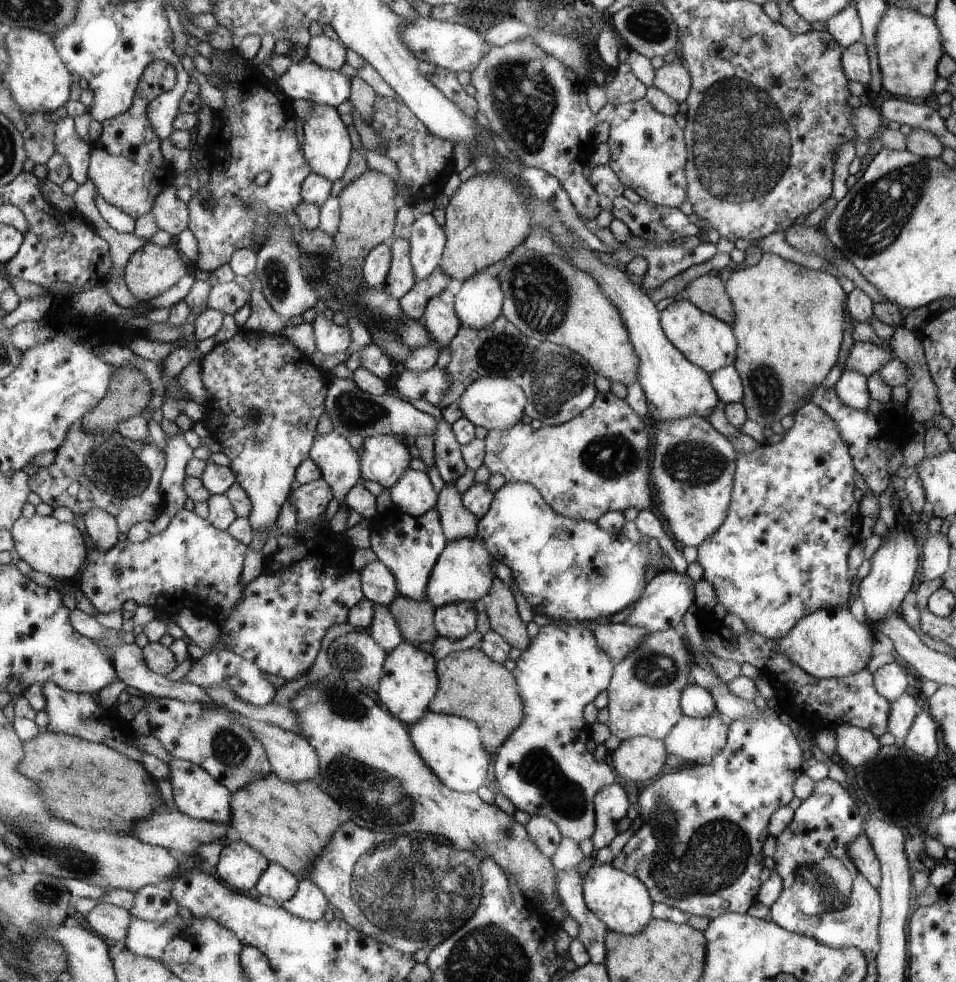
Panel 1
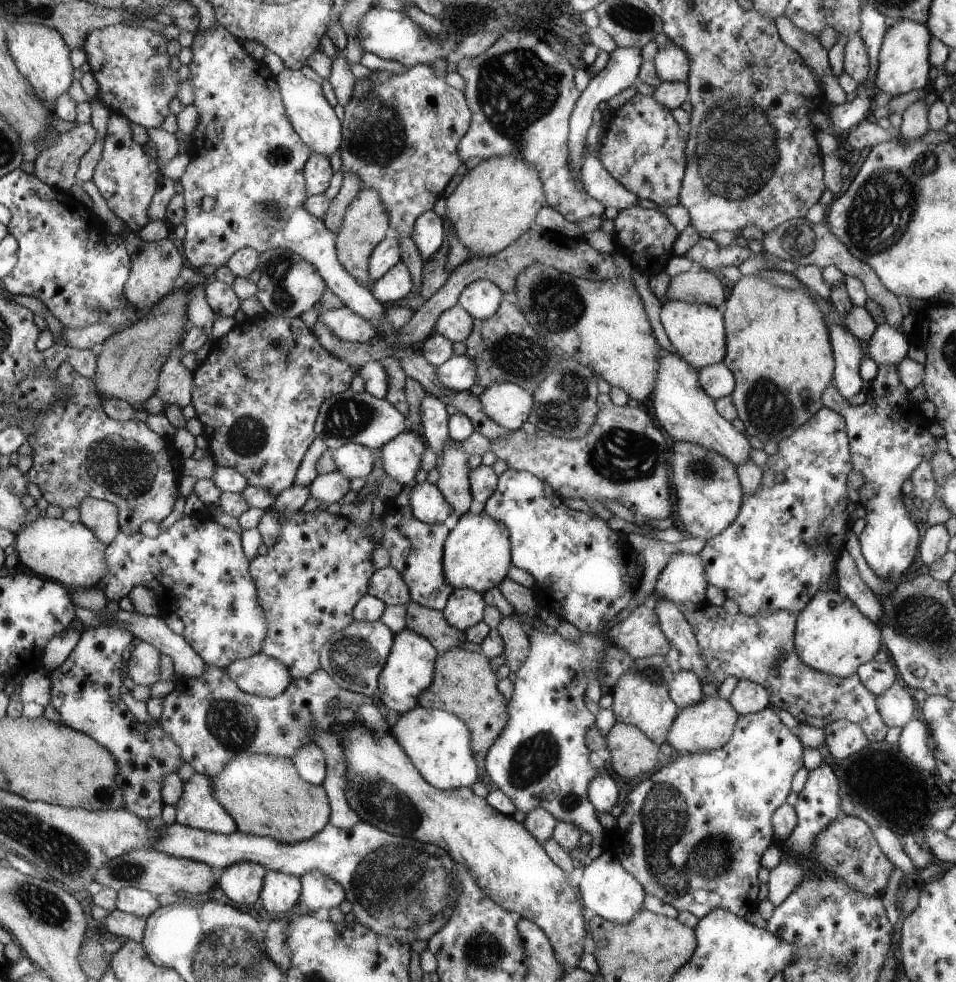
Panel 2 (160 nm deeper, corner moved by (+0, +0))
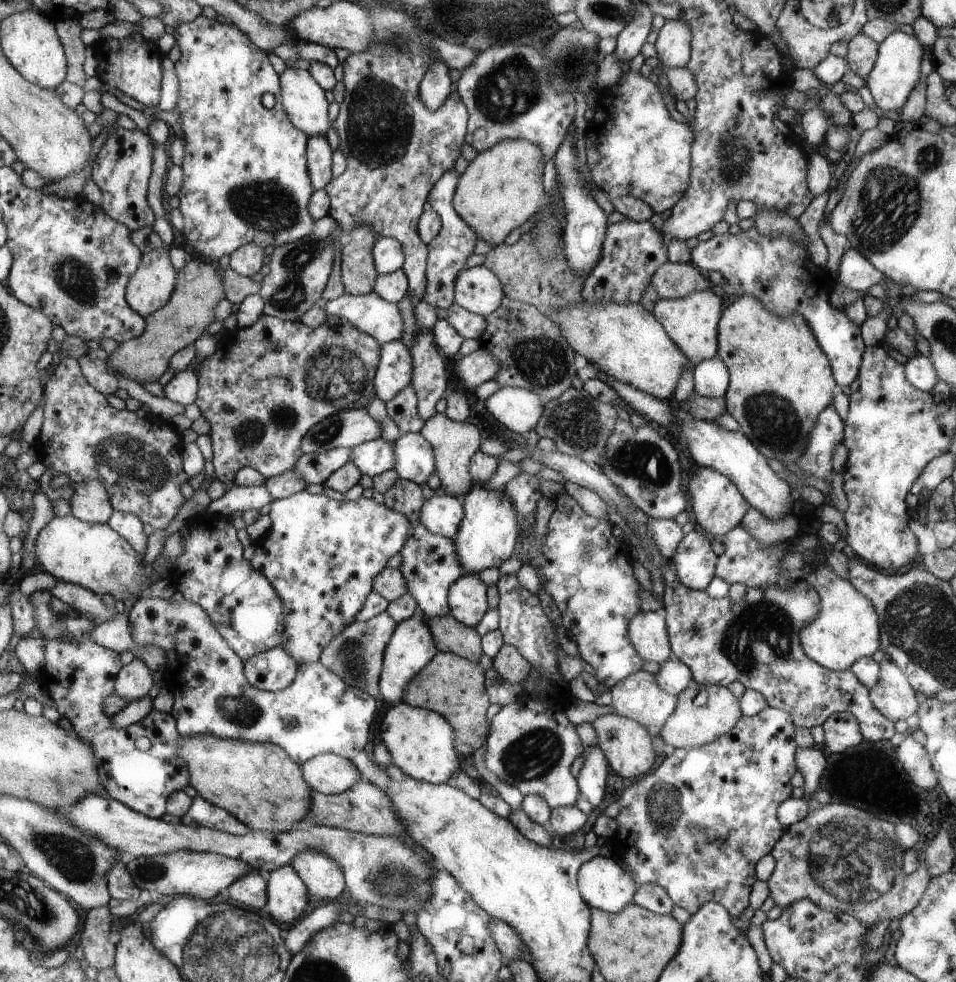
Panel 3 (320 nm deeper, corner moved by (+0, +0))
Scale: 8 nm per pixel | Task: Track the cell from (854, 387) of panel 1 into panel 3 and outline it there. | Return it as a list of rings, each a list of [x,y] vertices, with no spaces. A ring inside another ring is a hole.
[[[756,227],[737,234],[713,235],[707,241],[700,241],[691,250],[691,263],[703,272],[718,272],[724,281],[725,294],[739,297],[752,295],[761,300],[775,315],[801,314],[806,318],[821,349],[832,363],[834,378],[841,390],[847,391],[858,376],[860,362],[864,361],[864,342],[861,328],[842,308],[834,308],[828,300],[824,286],[835,284],[826,267],[816,266],[804,243],[798,243],[793,234],[762,234]]]

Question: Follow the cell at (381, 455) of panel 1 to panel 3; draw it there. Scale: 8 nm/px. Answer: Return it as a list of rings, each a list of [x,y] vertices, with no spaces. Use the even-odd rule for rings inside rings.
[[[419,433],[400,435],[394,442],[394,451],[394,470],[400,478],[420,485],[426,484],[426,480],[436,473],[433,448]]]

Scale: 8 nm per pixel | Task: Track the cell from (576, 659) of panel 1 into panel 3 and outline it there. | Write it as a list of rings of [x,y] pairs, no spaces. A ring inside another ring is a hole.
[[[536,671],[522,683],[524,694],[513,703],[503,706],[492,718],[488,734],[486,767],[500,780],[516,786],[525,797],[536,795],[542,797],[547,805],[553,809],[562,805],[576,805],[576,798],[580,791],[577,778],[572,776],[570,766],[585,750],[576,727],[566,718],[564,708],[569,699],[575,699],[570,691],[568,682],[565,688],[559,688],[556,683],[548,681]]]

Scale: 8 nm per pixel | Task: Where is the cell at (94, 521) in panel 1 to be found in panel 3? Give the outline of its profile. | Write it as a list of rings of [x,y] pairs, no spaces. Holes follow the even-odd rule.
[[[98,480],[82,482],[70,500],[70,515],[83,522],[106,524],[113,516],[113,503],[109,491]]]

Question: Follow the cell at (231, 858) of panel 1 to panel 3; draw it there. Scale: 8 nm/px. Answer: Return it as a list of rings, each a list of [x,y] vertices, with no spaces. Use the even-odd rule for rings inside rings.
[[[251,871],[230,885],[228,894],[240,906],[250,906],[246,910],[263,910],[268,901],[268,880]]]

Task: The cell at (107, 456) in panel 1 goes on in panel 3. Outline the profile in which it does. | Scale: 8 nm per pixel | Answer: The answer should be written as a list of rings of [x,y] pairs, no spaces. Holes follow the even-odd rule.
[[[64,358],[55,368],[52,376],[50,376],[48,382],[46,382],[46,401],[43,405],[44,418],[42,421],[42,430],[40,430],[40,435],[36,443],[36,447],[39,451],[40,461],[44,464],[45,472],[42,474],[40,479],[37,481],[40,484],[40,488],[42,488],[42,492],[46,494],[46,498],[48,498],[51,502],[56,502],[59,499],[66,500],[70,502],[71,498],[74,496],[74,493],[77,492],[76,488],[82,482],[94,482],[94,480],[98,480],[98,482],[102,483],[102,486],[105,486],[105,489],[109,491],[110,498],[112,499],[113,509],[115,511],[125,512],[134,514],[143,524],[150,524],[152,528],[157,530],[166,530],[166,527],[172,520],[174,520],[174,516],[180,512],[180,508],[182,508],[182,504],[186,502],[184,500],[184,496],[182,496],[182,492],[180,492],[180,486],[184,484],[184,482],[188,482],[188,476],[186,476],[186,472],[184,472],[184,468],[182,468],[182,458],[180,458],[180,452],[182,452],[182,438],[166,424],[166,421],[158,420],[156,416],[156,420],[142,420],[142,418],[138,418],[135,412],[128,412],[125,410],[116,410],[116,408],[112,408],[108,403],[107,398],[101,394],[96,388],[92,386],[85,379],[84,372],[81,371],[81,364],[78,363],[78,360],[75,358]],[[57,474],[64,474],[64,476],[68,476],[70,478],[70,484],[66,484],[64,488],[54,488],[51,482],[51,476]]]

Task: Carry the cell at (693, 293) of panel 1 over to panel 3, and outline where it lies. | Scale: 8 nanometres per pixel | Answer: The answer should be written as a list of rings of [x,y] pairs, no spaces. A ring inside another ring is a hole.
[[[666,261],[652,275],[651,284],[660,299],[677,299],[694,291],[710,289],[705,272],[691,262],[676,264]]]

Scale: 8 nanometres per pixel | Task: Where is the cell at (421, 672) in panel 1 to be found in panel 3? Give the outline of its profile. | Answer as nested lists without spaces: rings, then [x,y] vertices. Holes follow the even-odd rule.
[[[414,613],[414,616],[397,623],[395,631],[392,633],[390,642],[384,650],[384,658],[381,664],[381,671],[377,680],[379,693],[383,696],[383,706],[388,708],[392,705],[400,704],[404,700],[405,690],[409,682],[417,677],[429,662],[438,654],[436,639],[430,630],[429,623],[420,614]]]

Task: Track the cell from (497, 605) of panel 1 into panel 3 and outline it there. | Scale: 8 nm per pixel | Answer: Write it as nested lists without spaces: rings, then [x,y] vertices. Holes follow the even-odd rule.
[[[510,644],[502,645],[501,652],[493,658],[493,667],[496,674],[511,685],[524,683],[532,674],[530,663]]]

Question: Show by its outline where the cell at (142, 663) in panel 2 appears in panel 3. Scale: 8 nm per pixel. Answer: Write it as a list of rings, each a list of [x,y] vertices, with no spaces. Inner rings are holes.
[[[134,659],[117,674],[116,692],[127,701],[137,701],[147,696],[152,686],[152,672],[146,661]]]

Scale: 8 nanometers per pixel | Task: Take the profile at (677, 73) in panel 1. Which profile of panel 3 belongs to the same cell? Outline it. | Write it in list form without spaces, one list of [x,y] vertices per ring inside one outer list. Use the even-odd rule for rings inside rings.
[[[670,20],[659,30],[656,56],[667,69],[686,68],[691,58],[692,32],[686,22]]]

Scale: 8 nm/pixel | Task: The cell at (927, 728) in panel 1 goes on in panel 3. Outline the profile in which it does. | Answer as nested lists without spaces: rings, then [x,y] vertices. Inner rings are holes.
[[[909,735],[901,740],[896,752],[897,759],[916,786],[924,790],[932,790],[939,783],[937,772],[933,769],[924,745],[914,741]]]

